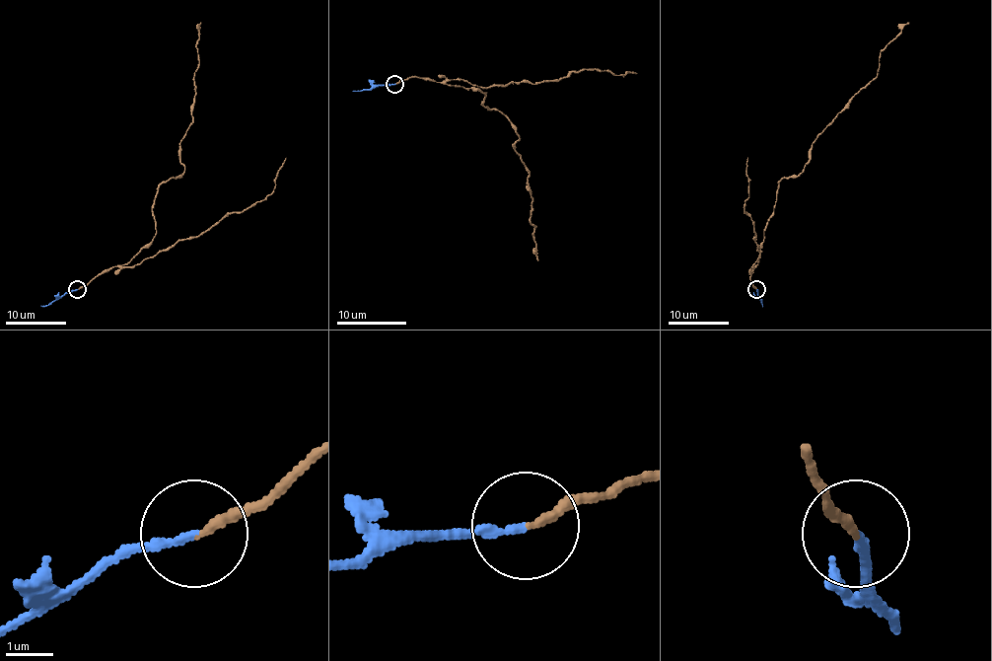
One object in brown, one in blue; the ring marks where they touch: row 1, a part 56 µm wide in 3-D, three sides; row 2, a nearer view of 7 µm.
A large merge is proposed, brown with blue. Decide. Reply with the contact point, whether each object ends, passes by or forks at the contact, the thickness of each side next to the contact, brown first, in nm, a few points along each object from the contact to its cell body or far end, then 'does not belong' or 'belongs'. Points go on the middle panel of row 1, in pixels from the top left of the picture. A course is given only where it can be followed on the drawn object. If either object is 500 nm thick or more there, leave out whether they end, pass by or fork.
place (394, 84); brown ends; blue ends; calibres 160 and 170 nm; course brown (394, 84), (417, 77), (485, 93), (482, 104), (499, 110), (519, 136), (513, 149), (529, 172), (537, 260); course blue (394, 84), (374, 84), (369, 90), (353, 91); does not belong

